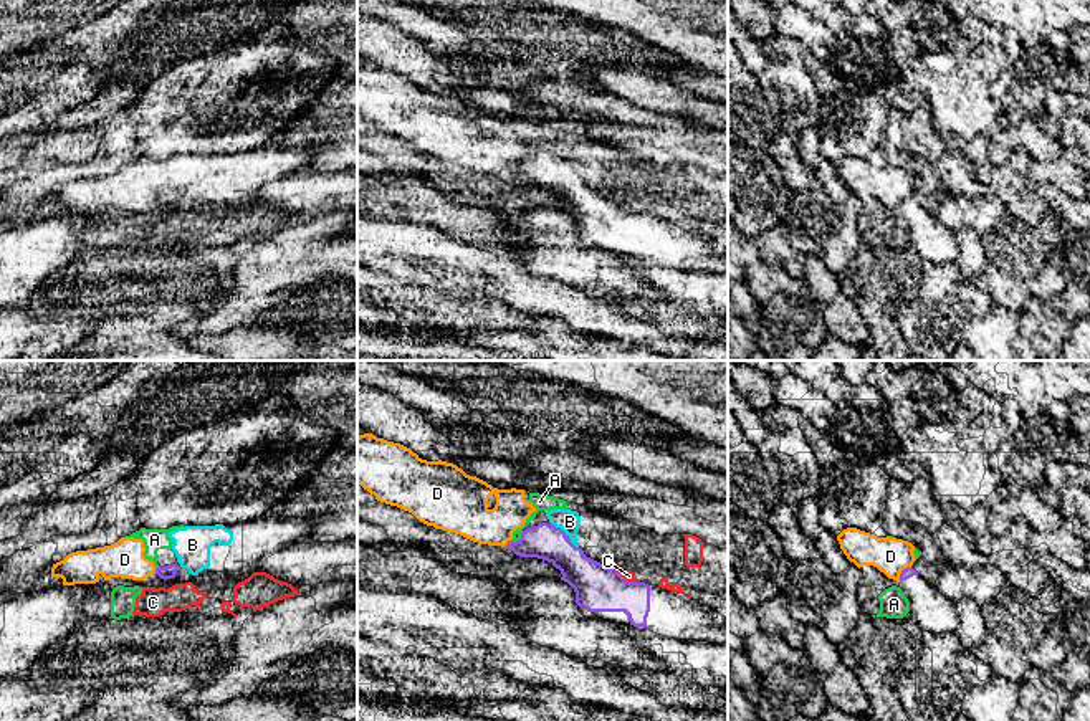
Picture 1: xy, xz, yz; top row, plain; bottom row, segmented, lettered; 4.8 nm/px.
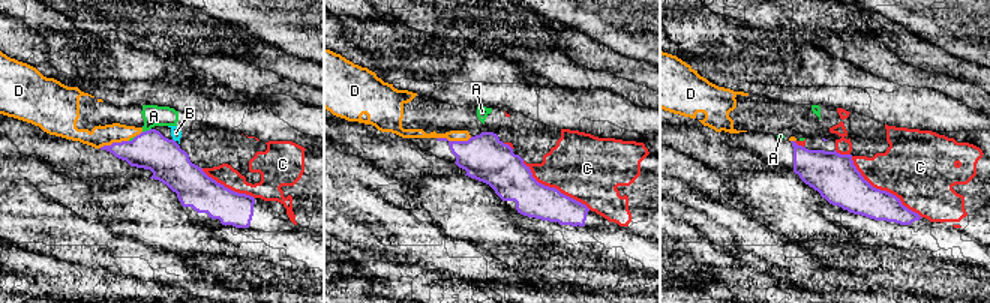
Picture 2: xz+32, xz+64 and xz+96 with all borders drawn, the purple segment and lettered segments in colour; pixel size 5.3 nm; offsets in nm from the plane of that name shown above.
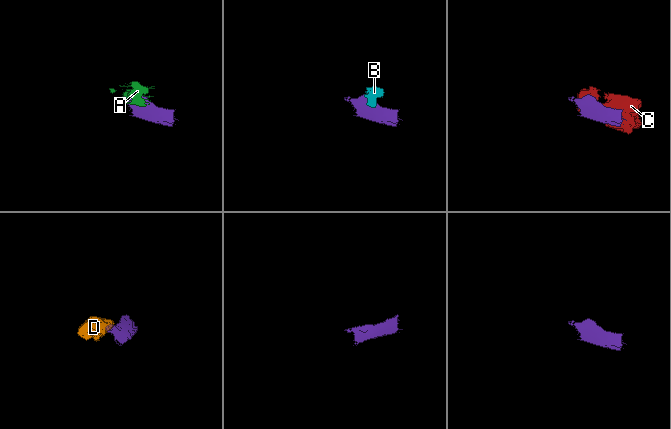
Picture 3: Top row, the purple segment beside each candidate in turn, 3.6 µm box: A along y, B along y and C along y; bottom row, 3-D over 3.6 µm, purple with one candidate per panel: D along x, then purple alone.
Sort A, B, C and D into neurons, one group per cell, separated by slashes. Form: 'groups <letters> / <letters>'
groups A B D / C

